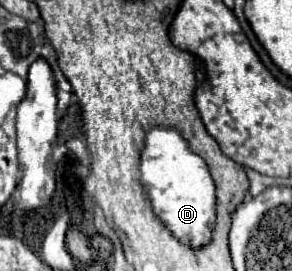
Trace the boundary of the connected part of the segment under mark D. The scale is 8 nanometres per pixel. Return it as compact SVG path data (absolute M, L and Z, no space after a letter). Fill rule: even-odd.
M150 129L140 161L140 181L148 189L148 197L154 213L164 225L192 247L200 247L210 241L214 219L216 219L216 195L214 183L202 157L192 153L186 141L174 129Z

